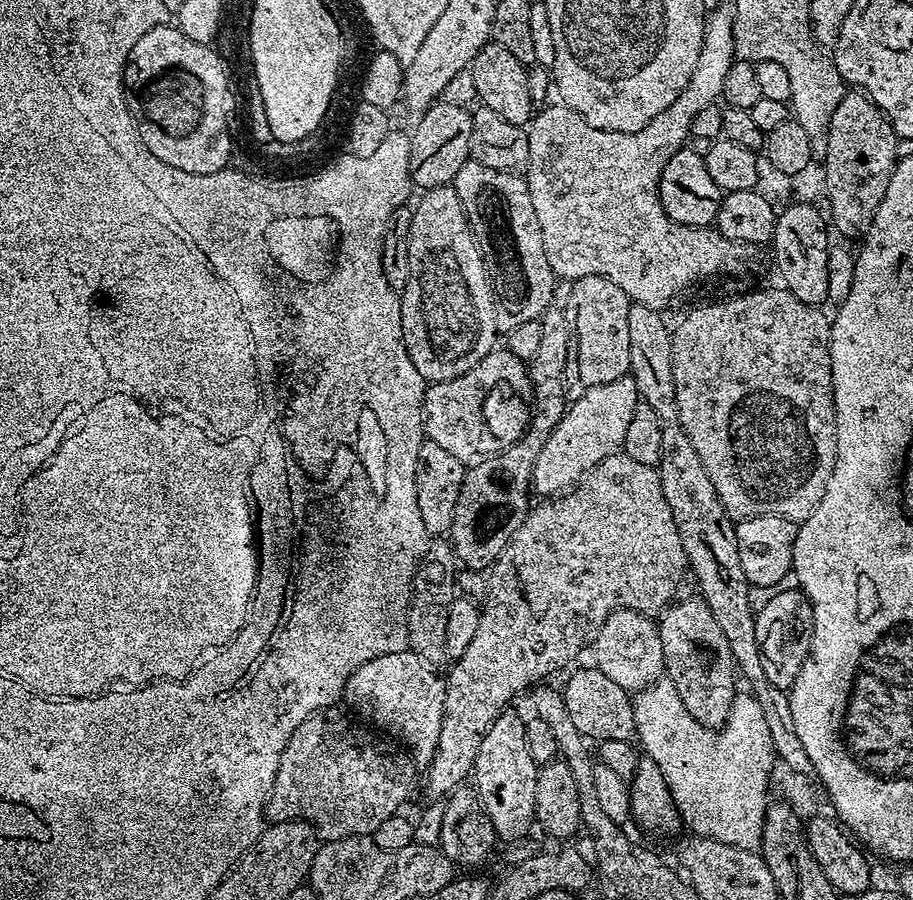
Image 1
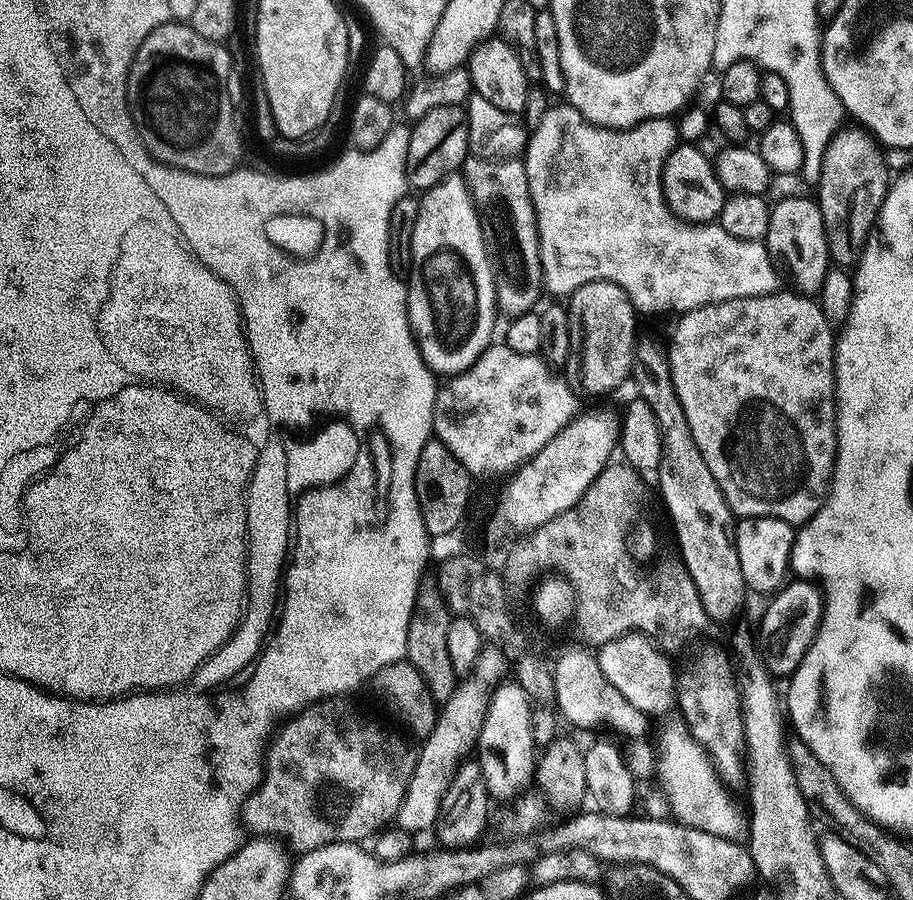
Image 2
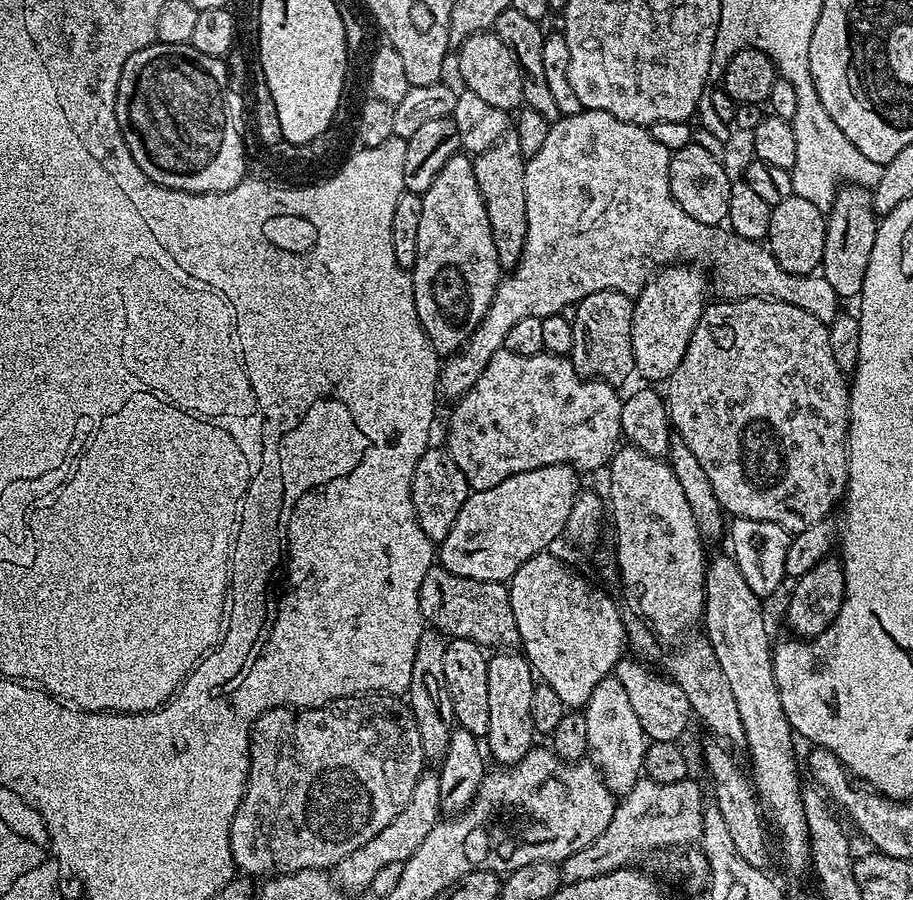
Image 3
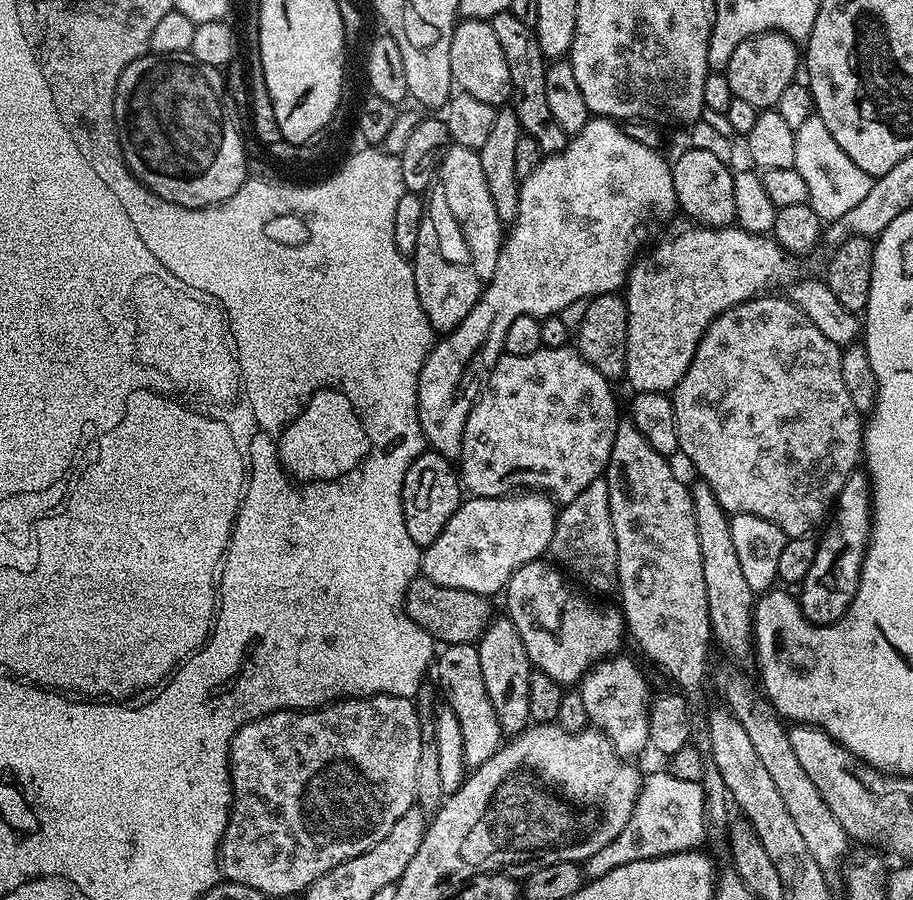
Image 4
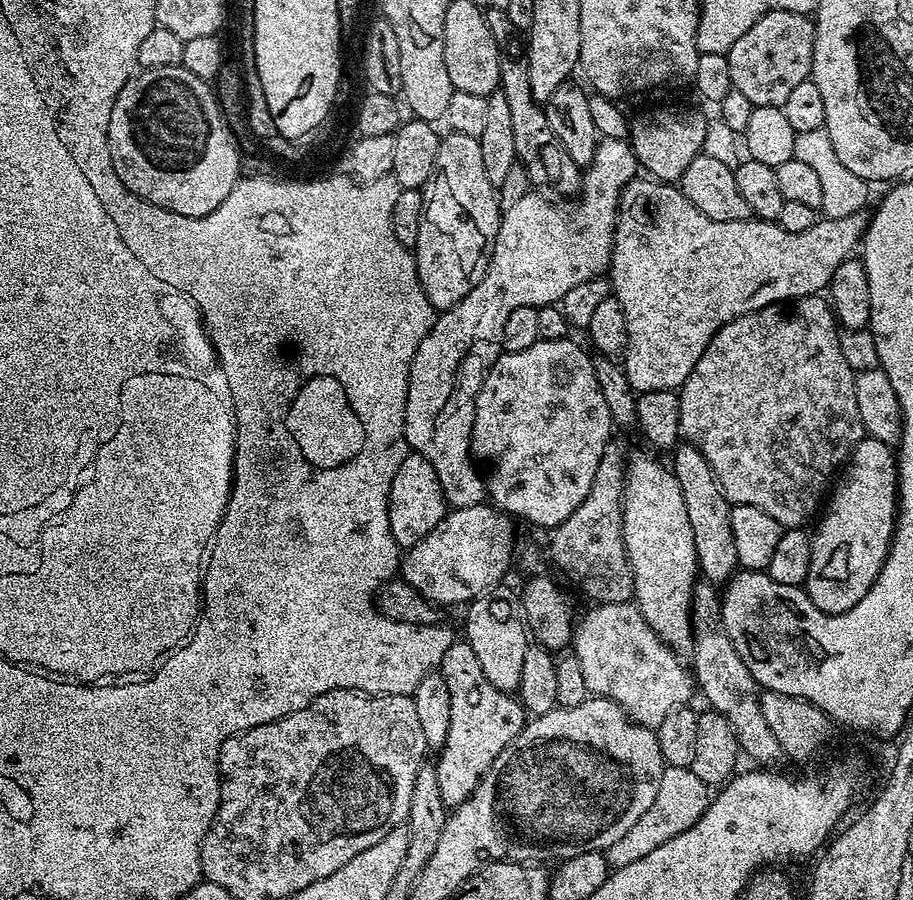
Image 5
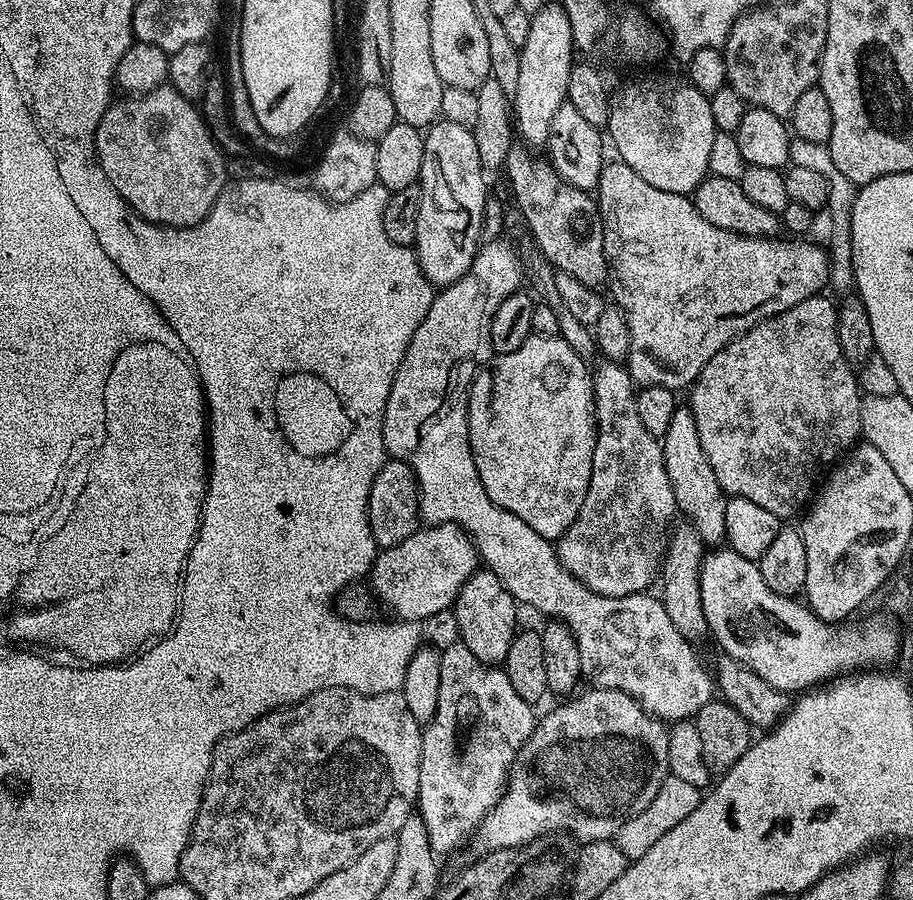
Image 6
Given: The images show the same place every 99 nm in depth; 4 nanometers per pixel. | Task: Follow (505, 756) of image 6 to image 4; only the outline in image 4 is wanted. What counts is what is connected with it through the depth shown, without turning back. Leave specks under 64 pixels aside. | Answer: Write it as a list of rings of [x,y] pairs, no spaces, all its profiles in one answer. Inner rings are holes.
[[[449,644],[439,649],[434,660],[434,676],[444,691],[443,699],[458,714],[462,726],[462,754],[469,769],[482,766],[502,746],[498,714],[490,702],[486,682],[482,682],[482,662],[478,662],[476,644]]]

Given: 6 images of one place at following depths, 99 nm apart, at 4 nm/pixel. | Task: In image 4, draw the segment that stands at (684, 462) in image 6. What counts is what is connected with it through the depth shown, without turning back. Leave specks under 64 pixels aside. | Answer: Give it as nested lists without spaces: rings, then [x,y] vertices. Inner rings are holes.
[[[697,479],[691,485],[692,505],[694,506],[694,526],[698,526],[698,550],[702,550],[702,574],[706,577],[706,602],[710,602],[710,626],[717,645],[721,644],[736,660],[751,657],[754,652],[752,642],[752,610],[754,593],[750,590],[746,578],[742,575],[742,566],[738,563],[738,554],[734,550],[734,538],[730,534],[730,516],[724,511],[718,498],[714,498],[714,490],[706,481]]]

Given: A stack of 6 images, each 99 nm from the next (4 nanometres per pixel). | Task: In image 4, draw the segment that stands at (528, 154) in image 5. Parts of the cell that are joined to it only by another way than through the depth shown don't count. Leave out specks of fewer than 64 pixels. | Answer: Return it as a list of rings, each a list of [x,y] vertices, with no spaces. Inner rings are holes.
[[[509,11],[498,14],[490,23],[494,35],[502,46],[502,54],[506,54],[506,66],[510,66],[512,83],[510,104],[516,110],[521,133],[532,138],[544,154],[562,151],[568,145],[570,136],[562,130],[562,126],[558,126],[558,122],[554,122],[554,114],[546,102],[548,64],[542,54],[542,46],[538,46],[535,27],[514,18],[514,14]]]

